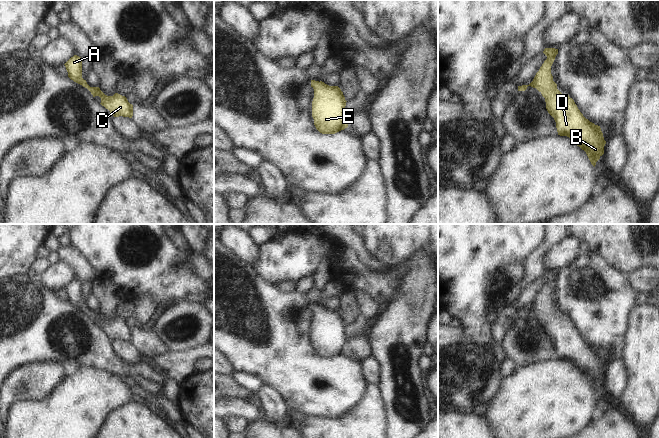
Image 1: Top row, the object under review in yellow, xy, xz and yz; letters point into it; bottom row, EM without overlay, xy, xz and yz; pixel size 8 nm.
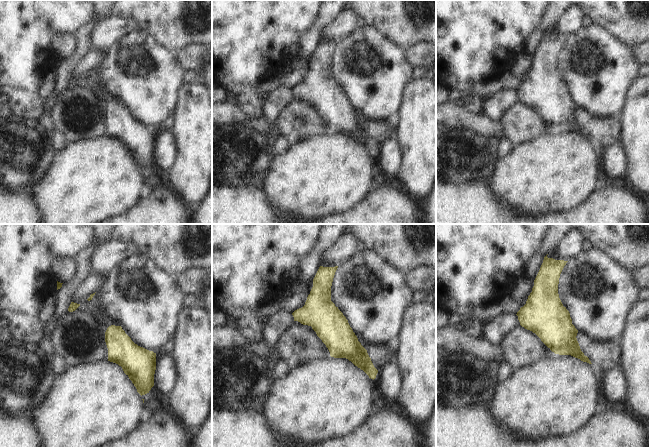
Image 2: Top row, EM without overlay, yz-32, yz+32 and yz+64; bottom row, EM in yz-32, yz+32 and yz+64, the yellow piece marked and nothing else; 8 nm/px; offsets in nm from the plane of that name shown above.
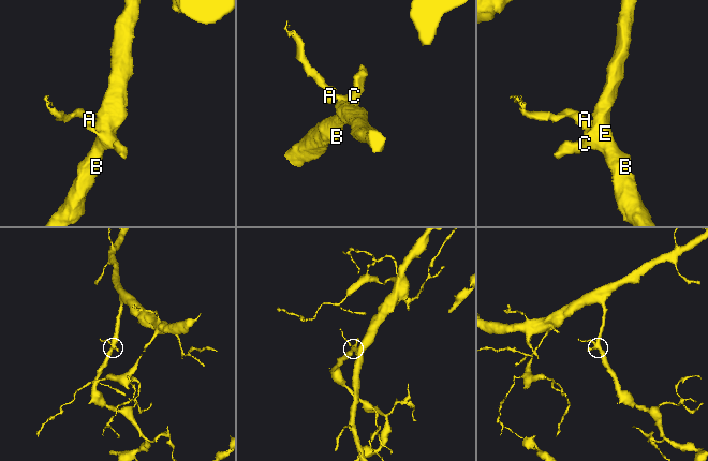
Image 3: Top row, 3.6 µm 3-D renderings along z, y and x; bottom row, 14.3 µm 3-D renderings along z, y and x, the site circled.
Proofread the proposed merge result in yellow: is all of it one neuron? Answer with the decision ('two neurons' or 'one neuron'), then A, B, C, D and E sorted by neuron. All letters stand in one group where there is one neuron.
one neuron; groups A B C D E

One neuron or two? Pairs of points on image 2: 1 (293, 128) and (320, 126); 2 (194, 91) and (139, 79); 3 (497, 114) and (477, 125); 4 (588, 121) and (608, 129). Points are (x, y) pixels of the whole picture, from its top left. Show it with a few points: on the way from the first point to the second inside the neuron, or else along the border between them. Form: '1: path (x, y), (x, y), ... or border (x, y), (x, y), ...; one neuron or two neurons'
1: path (300, 126), (313, 126); one neuron
2: border (184, 84), (179, 91), (179, 101), (174, 111); two neurons
3: border (479, 112), (489, 116), (494, 121), (500, 122); two neurons
4: path (593, 126), (597, 129), (603, 129); one neuron

